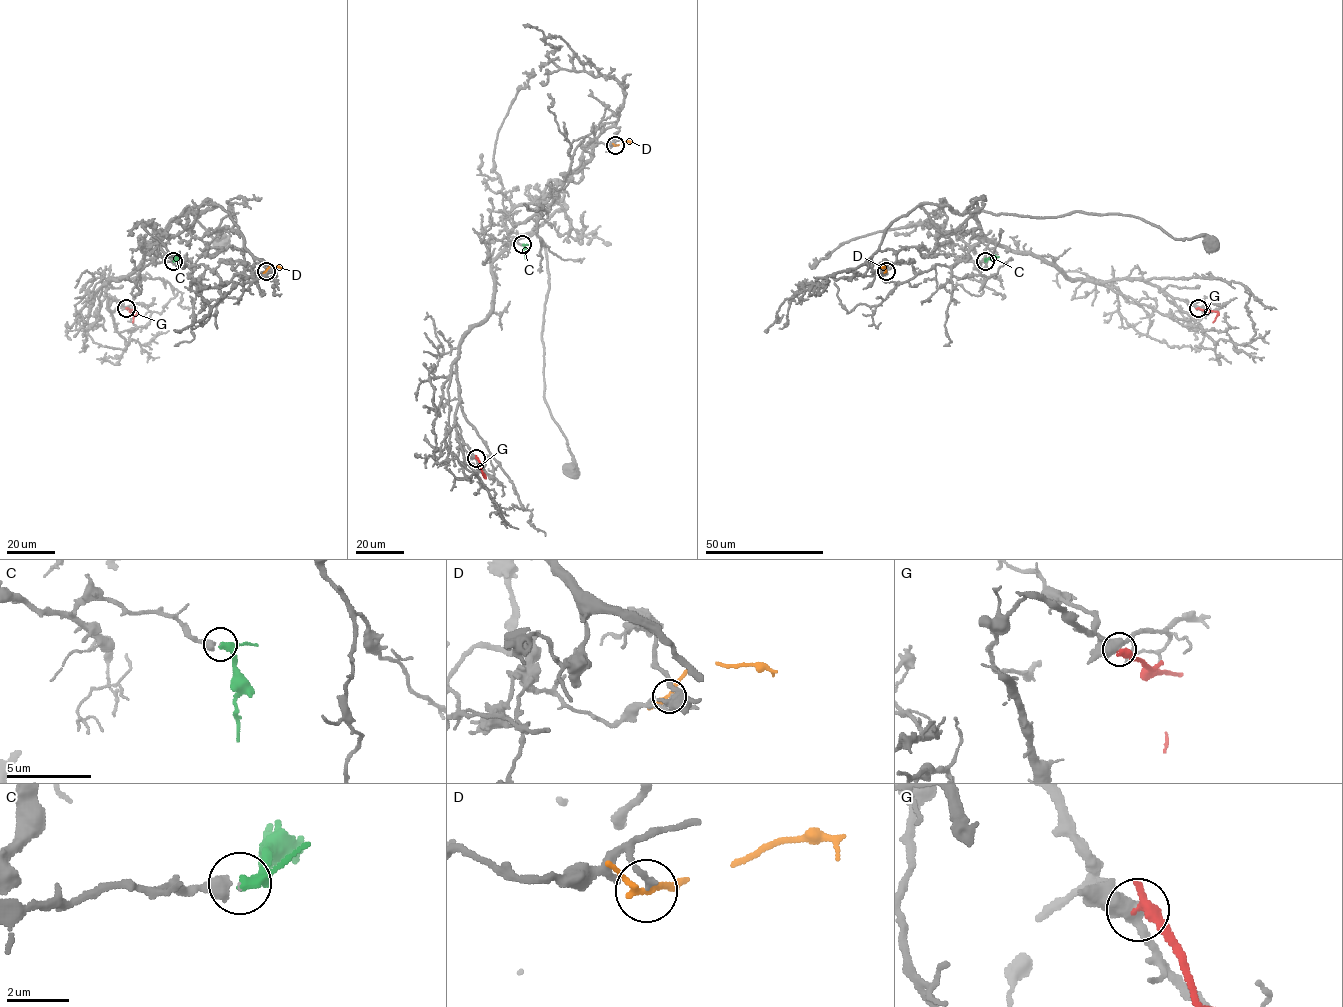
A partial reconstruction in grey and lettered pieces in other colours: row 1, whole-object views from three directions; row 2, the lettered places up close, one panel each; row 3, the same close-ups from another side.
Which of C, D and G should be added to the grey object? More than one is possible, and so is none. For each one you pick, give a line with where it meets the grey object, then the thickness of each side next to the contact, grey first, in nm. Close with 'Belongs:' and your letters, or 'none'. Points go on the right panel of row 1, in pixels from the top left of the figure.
C: Touches grey at (985, 261). Thickness 440 nm (grey) against 280 nm
Belongs: C

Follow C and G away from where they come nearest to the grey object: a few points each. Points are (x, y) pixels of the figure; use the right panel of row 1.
C: (985, 261), (999, 256)
G: (1198, 307), (1217, 311), (1213, 322)

